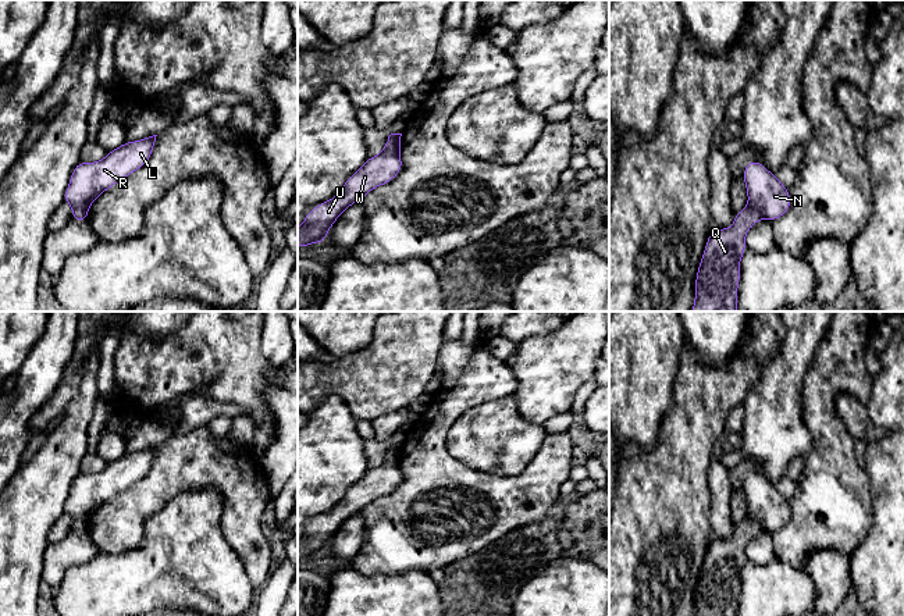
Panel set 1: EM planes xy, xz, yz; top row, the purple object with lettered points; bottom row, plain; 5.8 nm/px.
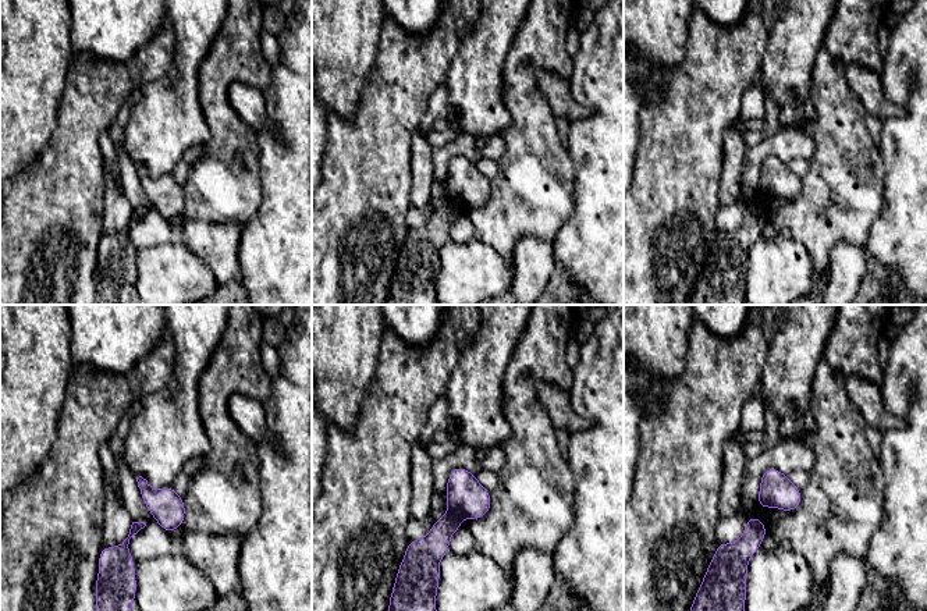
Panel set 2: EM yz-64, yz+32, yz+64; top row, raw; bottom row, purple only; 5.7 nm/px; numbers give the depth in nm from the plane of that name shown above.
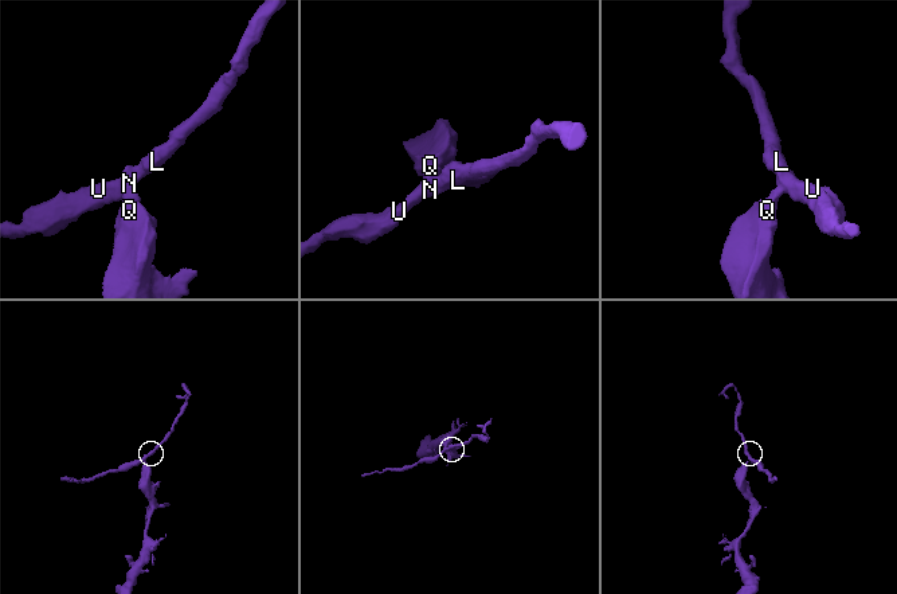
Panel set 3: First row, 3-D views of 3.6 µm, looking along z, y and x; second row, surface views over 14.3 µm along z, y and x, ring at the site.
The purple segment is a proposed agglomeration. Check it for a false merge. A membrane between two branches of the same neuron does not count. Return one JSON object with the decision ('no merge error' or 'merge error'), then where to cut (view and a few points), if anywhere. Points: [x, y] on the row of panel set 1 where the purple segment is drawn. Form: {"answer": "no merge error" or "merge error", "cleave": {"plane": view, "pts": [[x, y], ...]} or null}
{"answer": "merge error", "cleave": {"plane": "xz", "pts": [[399, 143], [384, 148]]}}

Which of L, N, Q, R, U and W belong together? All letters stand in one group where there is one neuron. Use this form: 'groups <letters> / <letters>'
groups L N R U W / Q

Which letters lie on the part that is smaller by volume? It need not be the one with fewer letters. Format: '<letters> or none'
L, N, R, U, W

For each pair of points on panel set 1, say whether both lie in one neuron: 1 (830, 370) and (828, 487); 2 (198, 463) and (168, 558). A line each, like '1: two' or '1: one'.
1: one
2: two

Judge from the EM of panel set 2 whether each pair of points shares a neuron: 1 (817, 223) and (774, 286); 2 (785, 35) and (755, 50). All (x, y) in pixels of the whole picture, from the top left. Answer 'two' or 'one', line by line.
1: two
2: two

